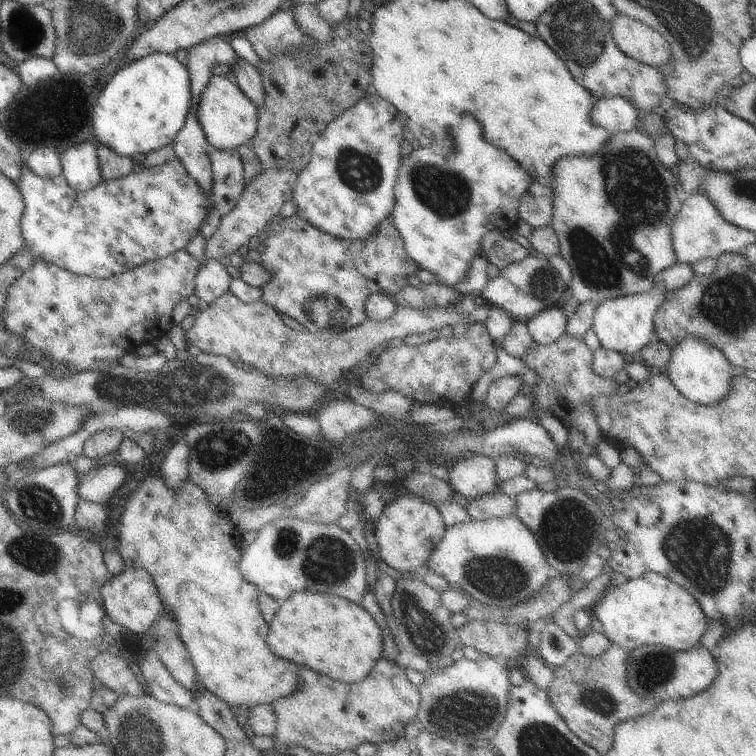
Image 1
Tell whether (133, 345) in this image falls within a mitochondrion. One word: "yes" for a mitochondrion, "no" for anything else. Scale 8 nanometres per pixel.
no

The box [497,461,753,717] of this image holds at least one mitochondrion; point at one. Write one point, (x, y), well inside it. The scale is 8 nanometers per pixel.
(701, 549)

